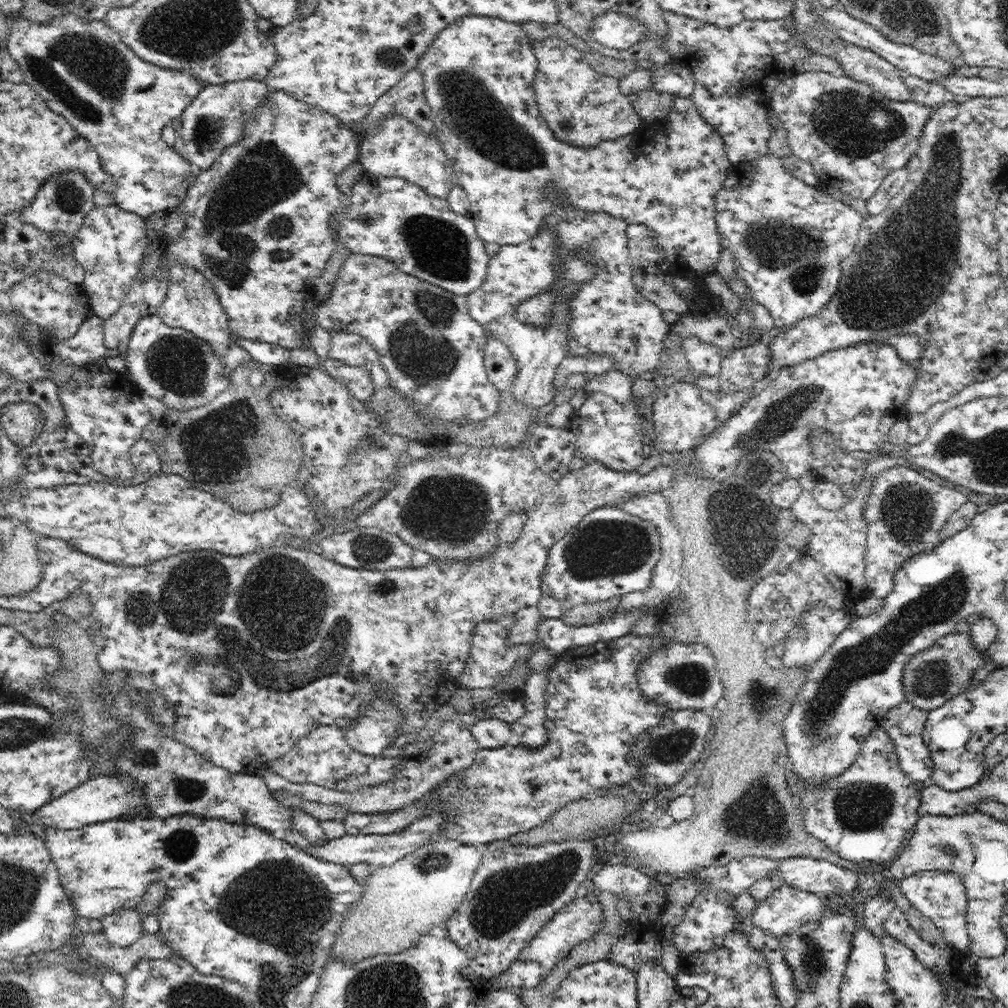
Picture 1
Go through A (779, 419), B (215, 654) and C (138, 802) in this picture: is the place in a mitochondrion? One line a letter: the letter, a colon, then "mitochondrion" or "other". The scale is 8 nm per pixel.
A: mitochondrion
B: mitochondrion
C: other

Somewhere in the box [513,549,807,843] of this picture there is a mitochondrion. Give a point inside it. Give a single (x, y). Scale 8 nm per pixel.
(670, 747)

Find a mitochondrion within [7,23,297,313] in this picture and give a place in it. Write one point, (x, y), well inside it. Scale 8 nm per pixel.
(83, 73)

